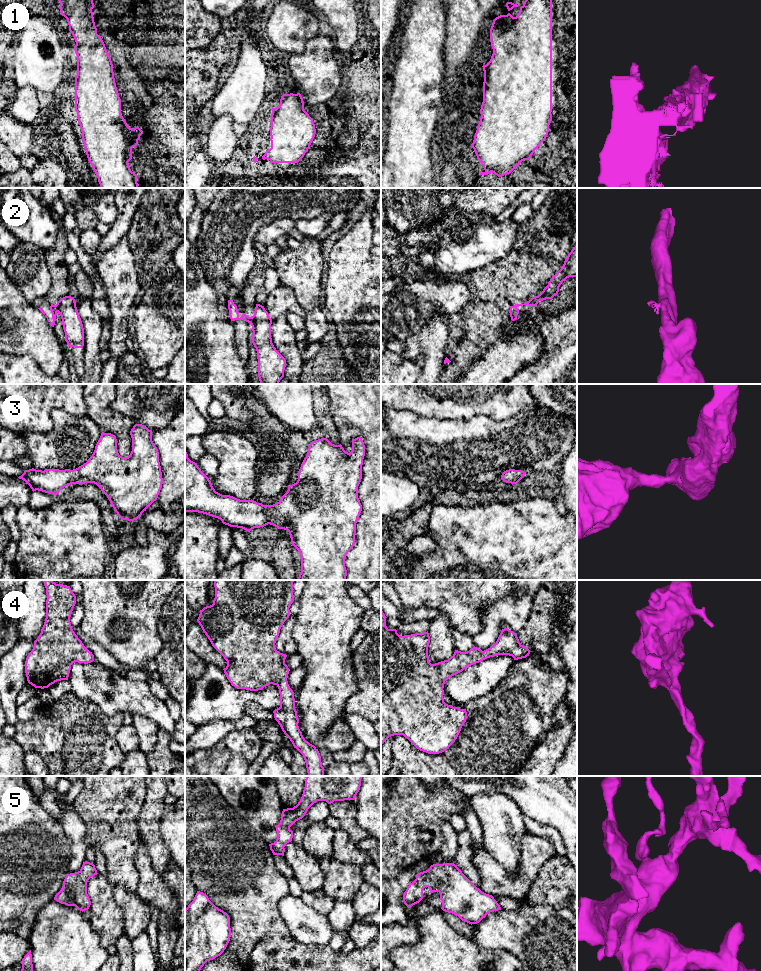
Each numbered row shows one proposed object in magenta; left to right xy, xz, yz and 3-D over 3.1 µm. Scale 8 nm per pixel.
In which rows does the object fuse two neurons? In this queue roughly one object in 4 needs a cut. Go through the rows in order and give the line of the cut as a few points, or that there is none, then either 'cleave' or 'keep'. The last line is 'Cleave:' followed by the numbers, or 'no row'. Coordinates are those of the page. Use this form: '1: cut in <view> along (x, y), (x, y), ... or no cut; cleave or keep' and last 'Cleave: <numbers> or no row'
1: no cut; keep
2: cut in xy along (54, 305), (57, 311); cleave
3: no cut; keep
4: no cut; keep
5: no cut; keep
Cleave: 2

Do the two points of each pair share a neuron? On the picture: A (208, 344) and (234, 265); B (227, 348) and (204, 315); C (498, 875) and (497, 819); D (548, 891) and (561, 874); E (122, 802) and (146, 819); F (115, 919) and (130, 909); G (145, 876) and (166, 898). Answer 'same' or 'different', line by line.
A: different
B: same
C: different
D: same
E: different
F: different
G: same

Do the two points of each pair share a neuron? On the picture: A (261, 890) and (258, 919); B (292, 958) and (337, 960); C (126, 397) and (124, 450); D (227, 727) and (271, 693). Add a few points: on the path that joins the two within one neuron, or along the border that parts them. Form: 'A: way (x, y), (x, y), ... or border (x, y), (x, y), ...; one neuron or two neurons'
A: way (258, 897), (258, 912); one neuron
B: way (303, 960), (326, 960); one neuron
C: border (116, 394), (111, 406), (128, 416), (135, 423); two neurons
D: border (244, 713), (237, 719), (221, 719); two neurons

